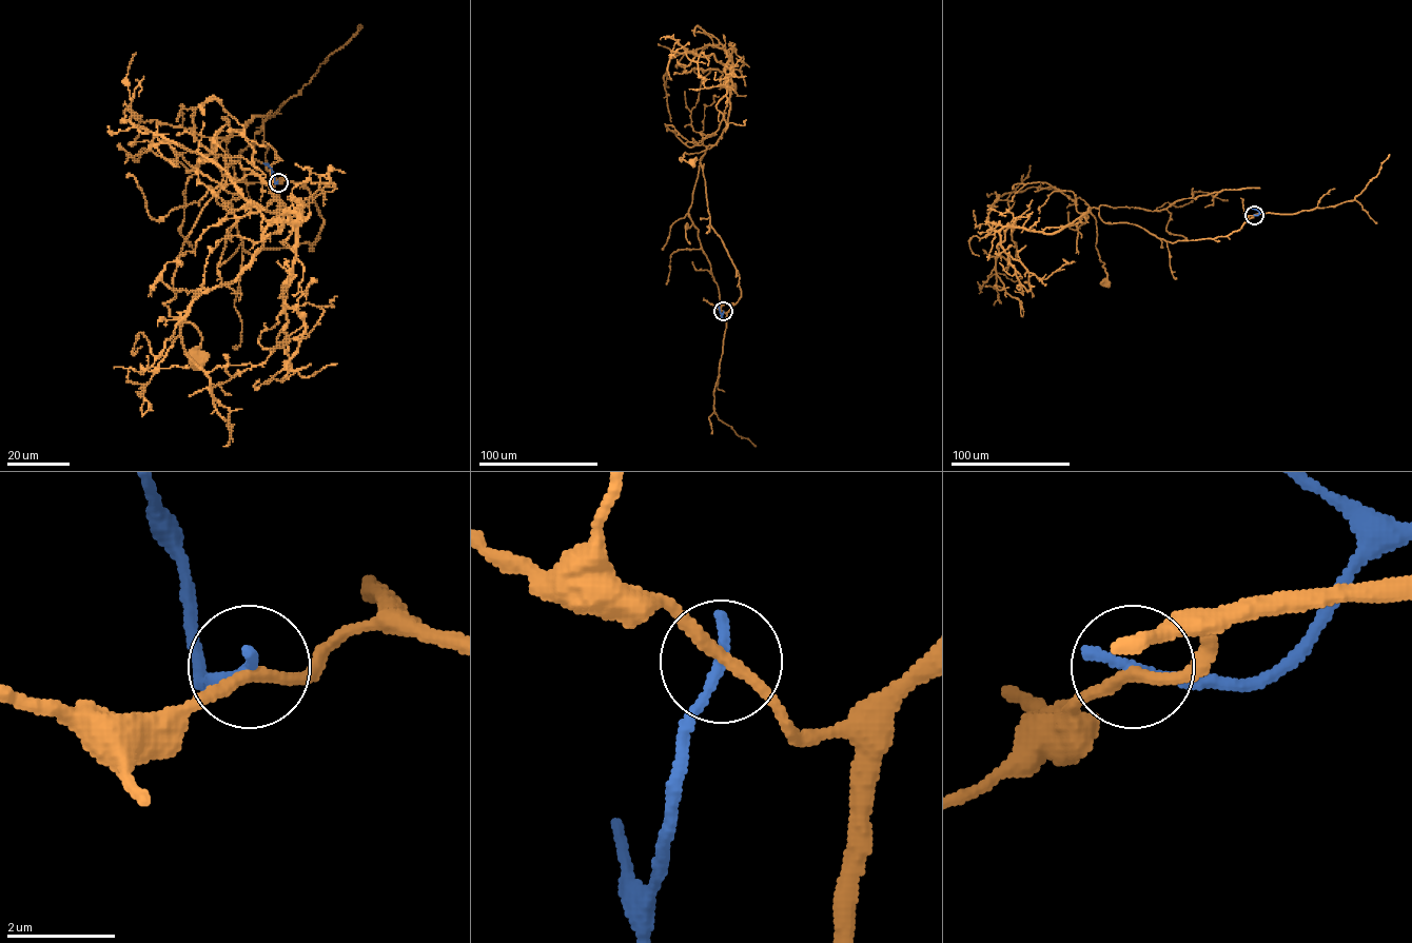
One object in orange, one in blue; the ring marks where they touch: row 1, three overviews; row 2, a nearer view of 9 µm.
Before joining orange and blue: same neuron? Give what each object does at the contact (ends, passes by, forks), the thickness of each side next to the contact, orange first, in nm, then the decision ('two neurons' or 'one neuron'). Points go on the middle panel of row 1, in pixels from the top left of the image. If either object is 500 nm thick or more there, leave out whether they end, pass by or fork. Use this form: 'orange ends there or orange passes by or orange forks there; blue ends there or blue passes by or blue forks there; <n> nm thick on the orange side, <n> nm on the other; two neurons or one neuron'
orange passes by; blue ends there; 200 nm thick on the orange side, 240 nm on the other; two neurons

